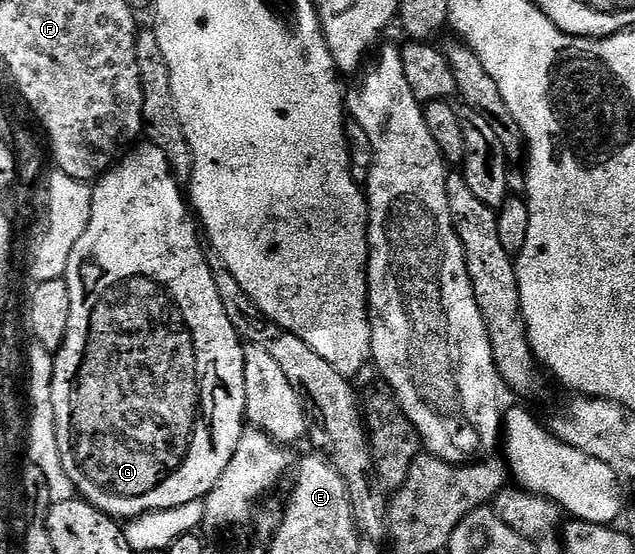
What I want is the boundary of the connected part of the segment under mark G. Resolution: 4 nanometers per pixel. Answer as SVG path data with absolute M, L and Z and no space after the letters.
M143 145L129 149L111 169L100 175L92 190L90 224L86 232L82 232L82 240L74 244L74 252L70 252L66 271L71 302L68 321L70 336L65 336L64 342L74 346L78 352L55 351L53 368L54 428L57 429L62 468L66 468L66 476L70 476L70 480L76 485L79 497L117 520L131 520L140 514L149 514L152 510L169 510L205 499L217 484L222 472L226 472L226 464L230 464L238 448L238 440L246 429L246 384L242 374L236 372L233 378L220 378L224 366L220 363L220 354L212 342L218 341L220 334L231 335L233 329L219 298L218 288L215 287L211 268L207 264L205 247L200 246L201 235L198 233L193 211L186 201L185 191L184 194L180 191L179 180L172 175L173 163L169 162L168 157L157 146Z

